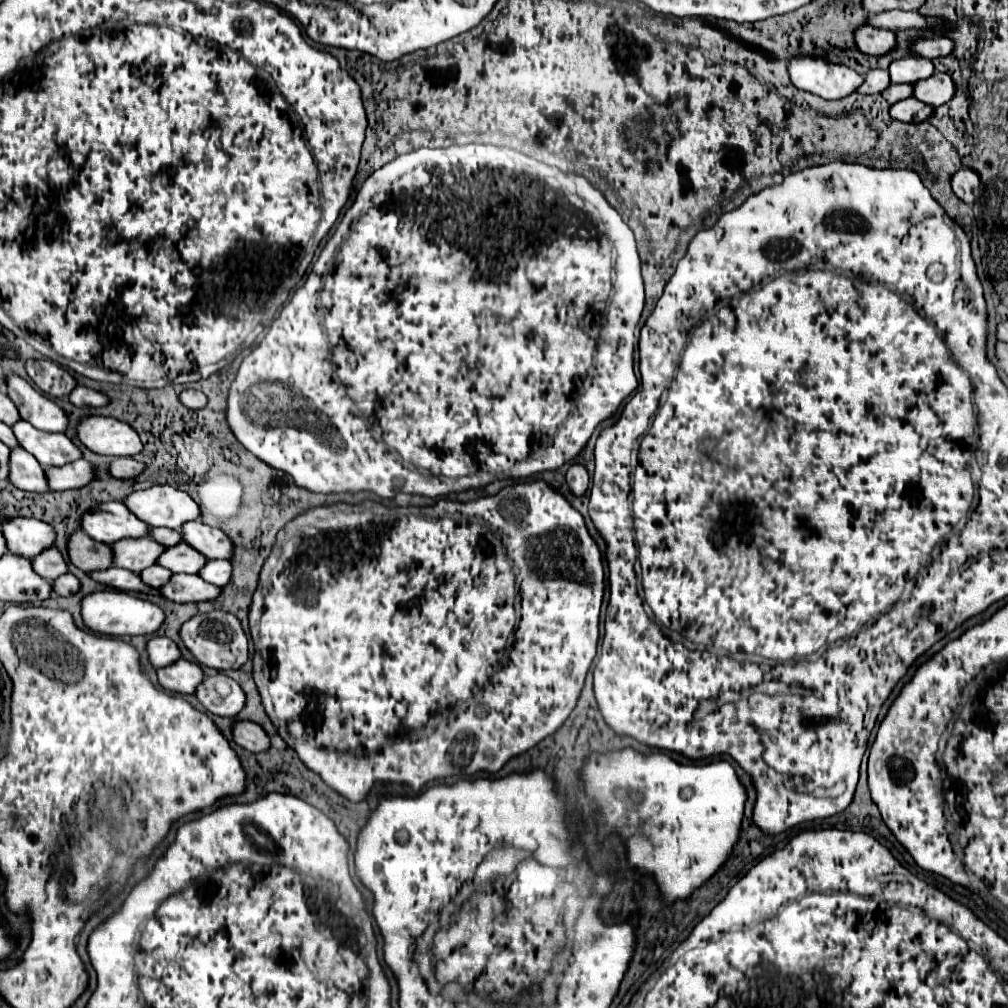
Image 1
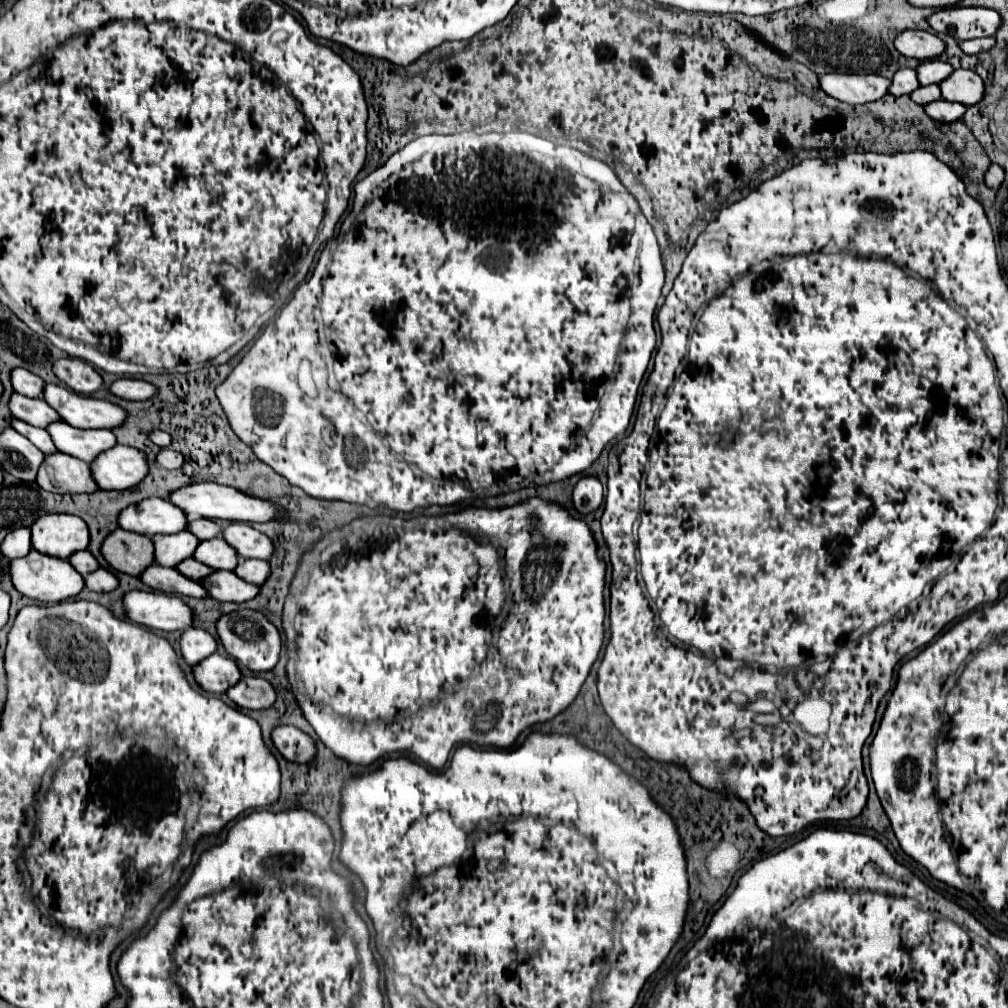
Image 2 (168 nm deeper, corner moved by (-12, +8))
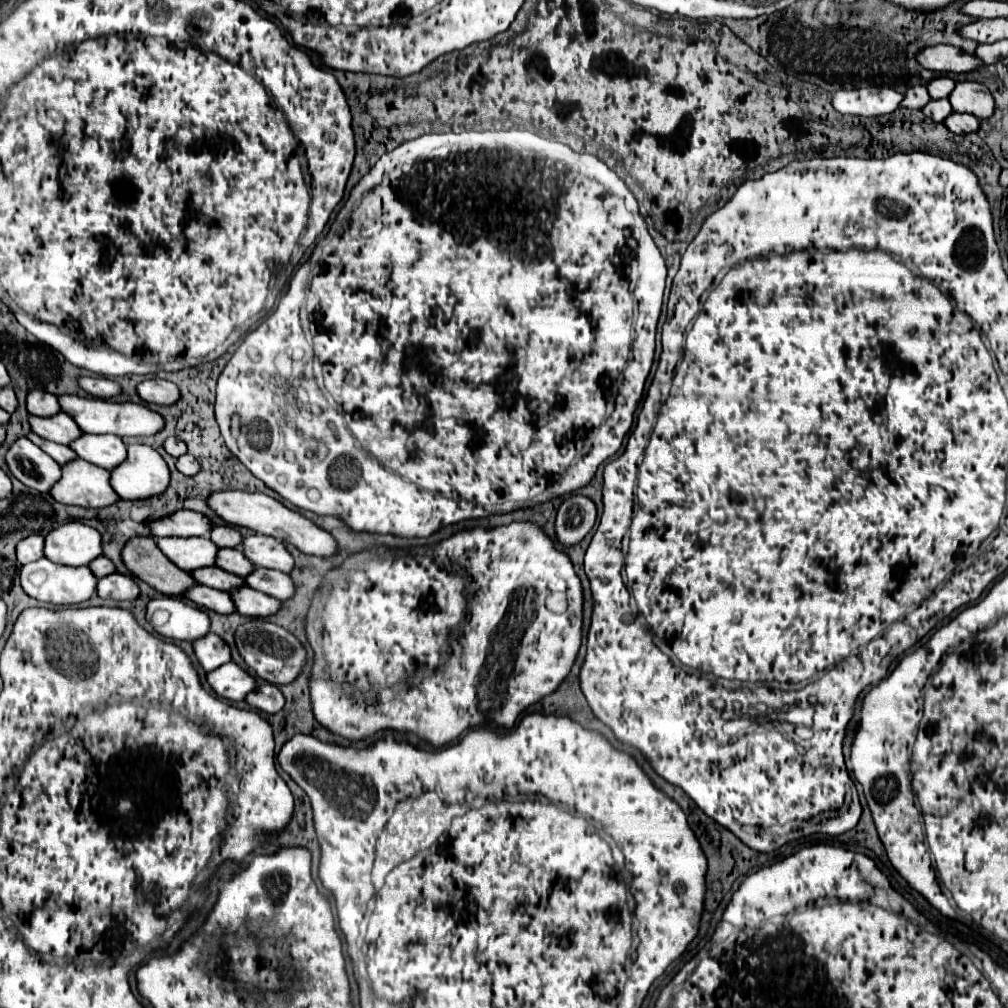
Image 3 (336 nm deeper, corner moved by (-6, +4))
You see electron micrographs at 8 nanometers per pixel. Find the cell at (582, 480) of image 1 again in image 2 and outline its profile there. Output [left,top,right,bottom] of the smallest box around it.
[572,476,602,516]

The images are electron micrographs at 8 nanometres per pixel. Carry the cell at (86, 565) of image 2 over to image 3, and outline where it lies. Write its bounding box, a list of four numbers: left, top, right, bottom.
[88,556,114,578]

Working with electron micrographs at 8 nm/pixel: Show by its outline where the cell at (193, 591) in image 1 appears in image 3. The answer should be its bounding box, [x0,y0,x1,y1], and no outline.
[228,586,282,616]

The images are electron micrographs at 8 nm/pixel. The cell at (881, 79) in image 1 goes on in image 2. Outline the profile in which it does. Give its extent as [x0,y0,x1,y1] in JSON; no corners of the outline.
[890,70,920,96]

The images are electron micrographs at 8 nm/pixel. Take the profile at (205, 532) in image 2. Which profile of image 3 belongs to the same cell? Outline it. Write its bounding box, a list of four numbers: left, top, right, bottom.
[210,526,242,548]

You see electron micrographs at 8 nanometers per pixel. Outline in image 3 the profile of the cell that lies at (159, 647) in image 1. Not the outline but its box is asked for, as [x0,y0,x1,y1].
[192,634,230,672]

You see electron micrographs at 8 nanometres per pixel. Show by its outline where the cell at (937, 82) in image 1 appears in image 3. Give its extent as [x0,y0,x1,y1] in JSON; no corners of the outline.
[950,80,994,118]

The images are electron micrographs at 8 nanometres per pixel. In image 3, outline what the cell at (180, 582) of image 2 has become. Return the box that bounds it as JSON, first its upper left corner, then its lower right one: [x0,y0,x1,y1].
[182,586,234,614]

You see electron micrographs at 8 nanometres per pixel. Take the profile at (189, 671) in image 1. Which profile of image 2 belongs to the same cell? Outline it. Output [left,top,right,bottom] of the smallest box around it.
[194,654,242,694]

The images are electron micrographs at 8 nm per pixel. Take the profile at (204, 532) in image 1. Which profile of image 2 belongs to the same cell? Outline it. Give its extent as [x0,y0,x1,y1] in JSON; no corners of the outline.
[222,522,274,560]

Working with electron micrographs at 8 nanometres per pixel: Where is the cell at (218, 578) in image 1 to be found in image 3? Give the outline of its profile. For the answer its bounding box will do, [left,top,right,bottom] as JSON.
[246,568,294,600]

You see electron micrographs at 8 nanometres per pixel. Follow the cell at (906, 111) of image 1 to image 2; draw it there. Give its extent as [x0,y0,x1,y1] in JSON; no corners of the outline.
[924,100,966,122]

